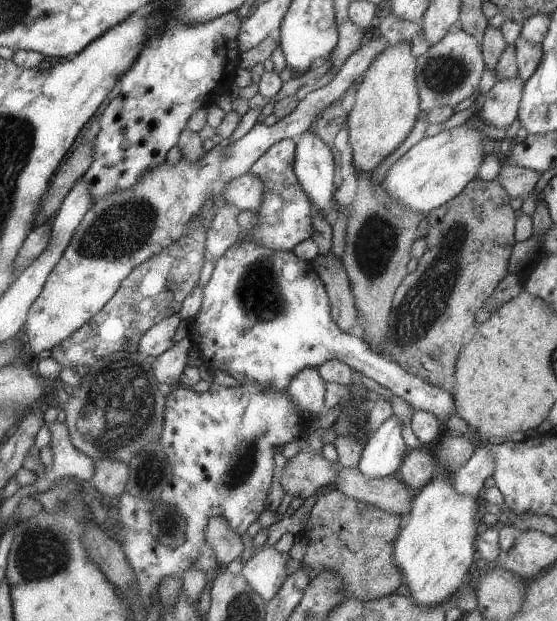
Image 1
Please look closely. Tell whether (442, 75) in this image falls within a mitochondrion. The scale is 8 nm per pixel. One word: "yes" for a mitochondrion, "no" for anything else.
yes

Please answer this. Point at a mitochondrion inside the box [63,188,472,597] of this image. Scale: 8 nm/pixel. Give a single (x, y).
(122, 403)

